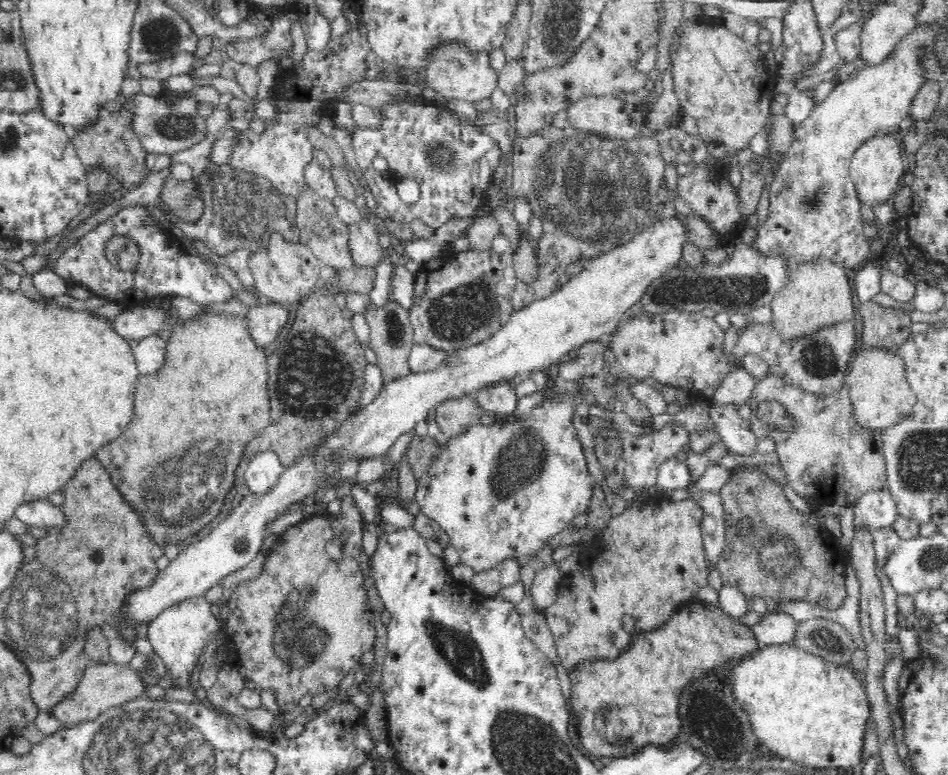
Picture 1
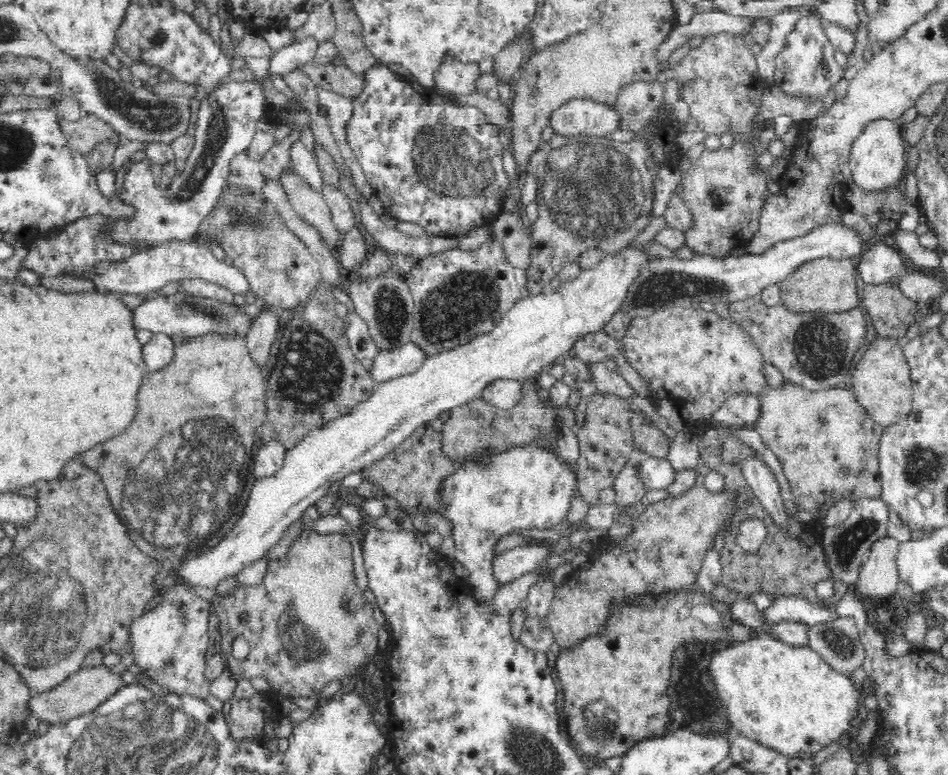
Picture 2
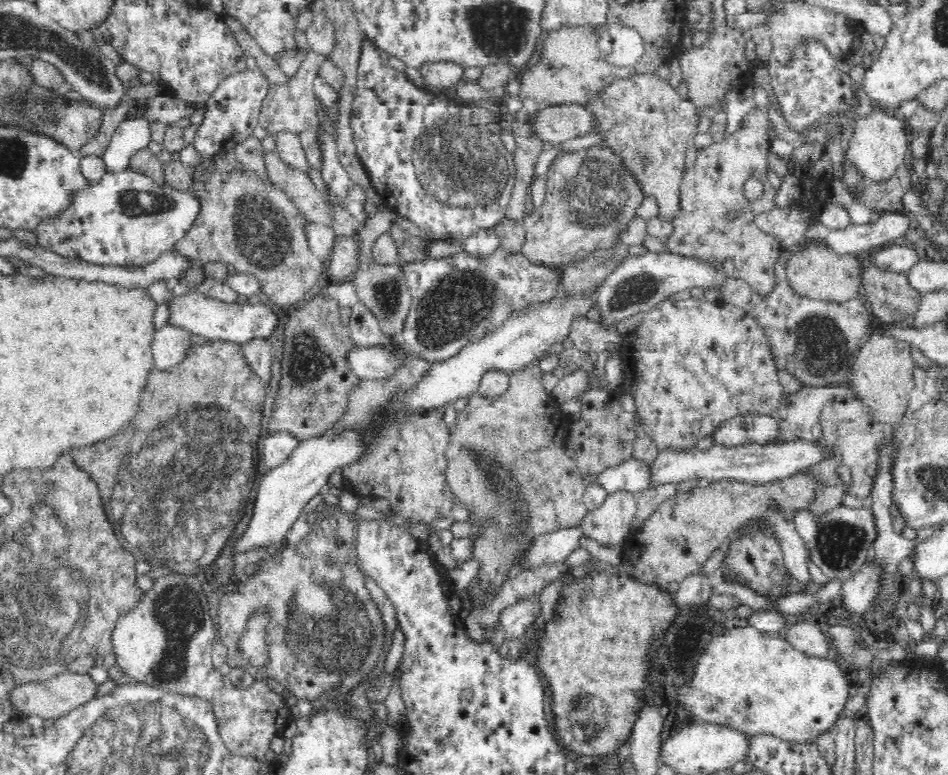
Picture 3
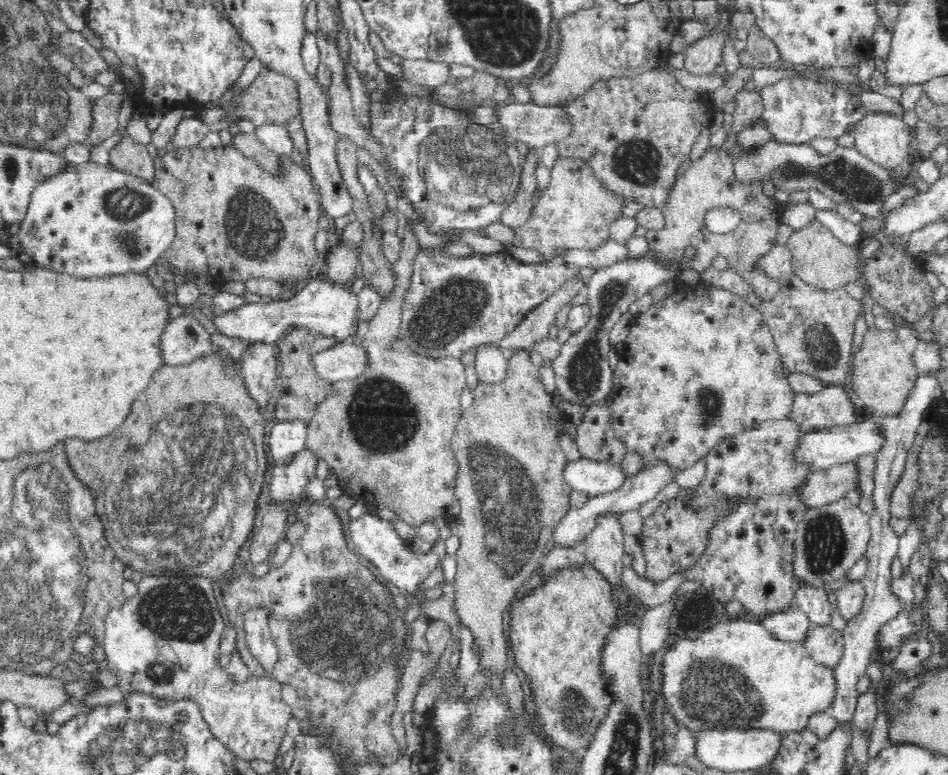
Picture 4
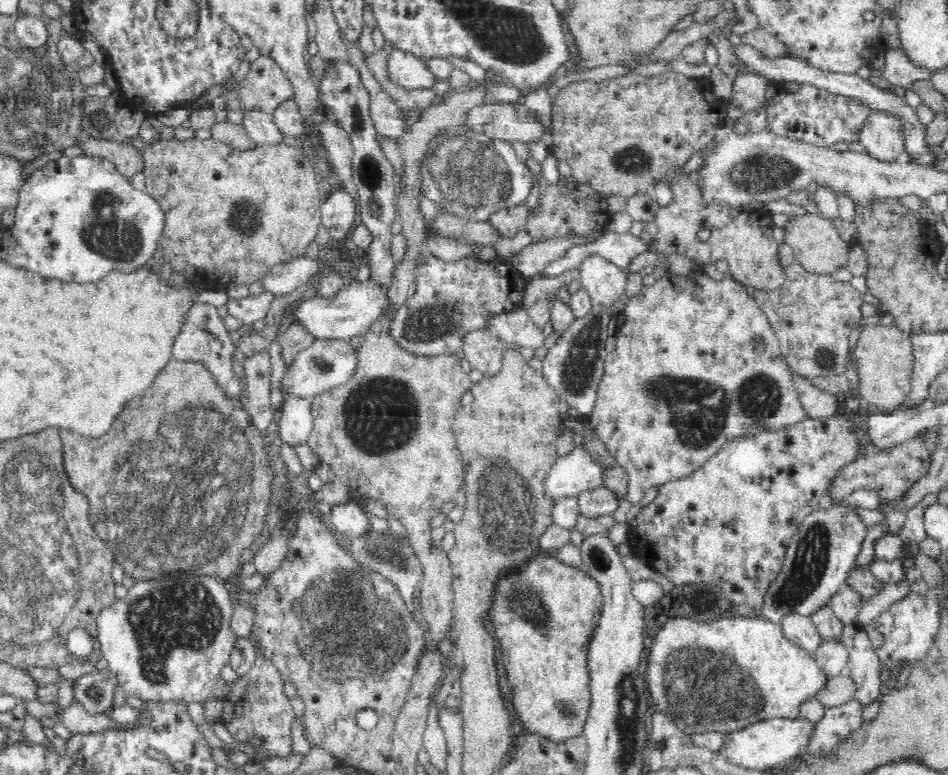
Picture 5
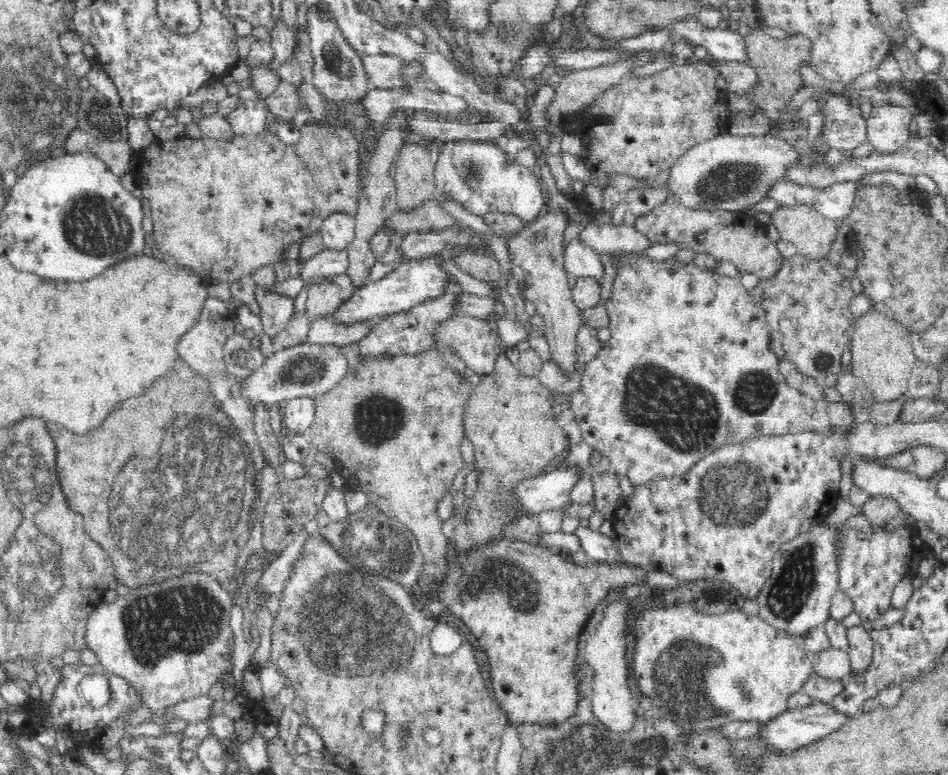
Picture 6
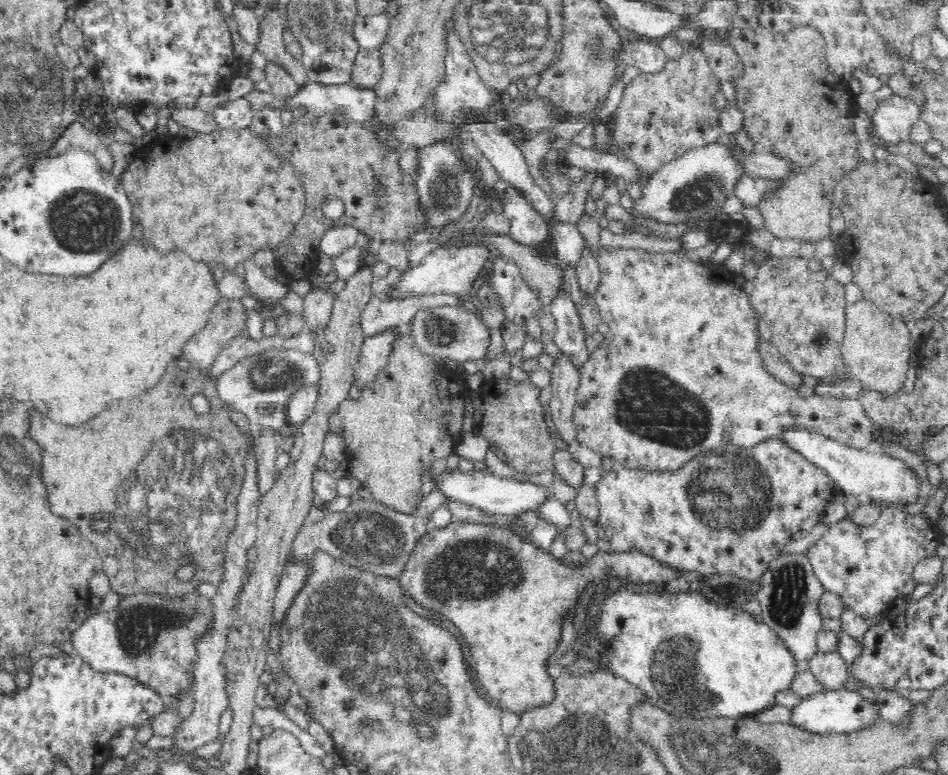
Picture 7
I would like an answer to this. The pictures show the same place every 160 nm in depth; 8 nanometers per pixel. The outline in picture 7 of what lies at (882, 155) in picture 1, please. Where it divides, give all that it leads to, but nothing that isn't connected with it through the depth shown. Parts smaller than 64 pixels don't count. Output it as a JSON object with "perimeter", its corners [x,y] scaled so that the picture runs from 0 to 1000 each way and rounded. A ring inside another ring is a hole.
{"perimeter":[[[940,121],[932,126],[922,142],[922,170],[928,173],[930,181],[947,186],[951,175],[958,173],[962,160],[966,160],[970,152],[970,137],[956,124]]]}

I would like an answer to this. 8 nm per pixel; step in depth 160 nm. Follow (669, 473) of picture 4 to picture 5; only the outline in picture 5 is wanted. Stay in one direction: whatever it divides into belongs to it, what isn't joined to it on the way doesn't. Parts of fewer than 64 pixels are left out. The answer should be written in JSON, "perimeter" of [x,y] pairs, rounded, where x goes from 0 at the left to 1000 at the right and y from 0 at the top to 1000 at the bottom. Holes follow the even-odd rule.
{"perimeter":[[[633,627],[609,637],[609,646],[611,662],[632,672],[634,668],[645,666],[646,661],[652,655],[654,645],[650,645],[650,641],[639,628]]]}

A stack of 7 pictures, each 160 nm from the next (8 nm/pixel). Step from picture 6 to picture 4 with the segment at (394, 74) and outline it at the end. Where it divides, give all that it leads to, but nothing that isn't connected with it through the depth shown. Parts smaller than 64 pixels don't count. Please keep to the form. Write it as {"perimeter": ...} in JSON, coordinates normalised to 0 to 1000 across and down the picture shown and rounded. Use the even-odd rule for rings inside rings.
{"perimeter":[[[425,75],[422,80],[422,95],[424,101],[434,108],[443,108],[443,111],[454,111],[460,114],[464,108],[470,108],[475,97],[473,81],[465,77],[454,79],[447,76]]]}

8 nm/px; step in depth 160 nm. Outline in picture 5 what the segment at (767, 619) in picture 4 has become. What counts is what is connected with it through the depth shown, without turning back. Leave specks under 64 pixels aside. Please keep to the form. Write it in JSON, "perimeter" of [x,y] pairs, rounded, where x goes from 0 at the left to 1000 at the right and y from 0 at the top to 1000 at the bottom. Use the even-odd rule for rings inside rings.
{"perimeter":[[[831,791],[825,803],[825,813],[831,826],[838,827],[855,844],[859,844],[869,828],[868,821],[863,815],[855,796],[845,796],[843,792]]]}

